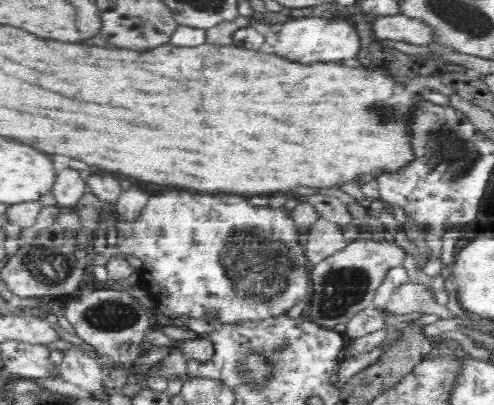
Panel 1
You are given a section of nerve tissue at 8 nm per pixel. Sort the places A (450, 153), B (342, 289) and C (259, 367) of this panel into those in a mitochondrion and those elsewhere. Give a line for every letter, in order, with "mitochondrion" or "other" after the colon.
A: mitochondrion
B: mitochondrion
C: mitochondrion

